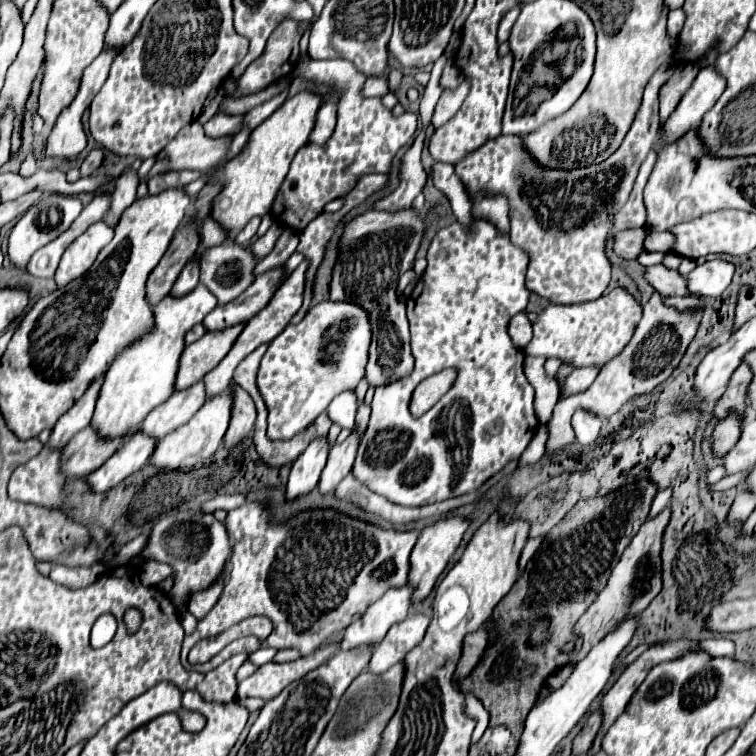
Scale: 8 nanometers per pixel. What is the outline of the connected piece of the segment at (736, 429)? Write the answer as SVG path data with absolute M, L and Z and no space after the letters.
M728 416L726 420L720 420L714 428L714 452L716 456L726 456L732 446L738 442L742 430L742 422L736 416Z

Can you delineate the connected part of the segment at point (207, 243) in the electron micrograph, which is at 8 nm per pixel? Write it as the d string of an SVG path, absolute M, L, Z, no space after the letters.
M208 218L202 224L202 246L210 248L210 246L217 246L225 242L227 235L224 229L217 223Z

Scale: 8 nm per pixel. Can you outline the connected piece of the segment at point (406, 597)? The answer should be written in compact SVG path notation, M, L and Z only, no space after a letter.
M412 584L390 588L390 592L386 592L382 598L370 604L370 608L346 628L340 650L350 650L362 644L380 644L388 628L408 616L412 606L412 594Z

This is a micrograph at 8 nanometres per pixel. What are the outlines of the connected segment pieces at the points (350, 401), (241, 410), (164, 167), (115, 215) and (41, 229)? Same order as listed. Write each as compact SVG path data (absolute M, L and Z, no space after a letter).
M346 390L338 394L332 404L328 406L328 416L332 422L340 424L342 428L352 428L354 426L354 416L358 408L358 398L354 390Z
M234 386L232 392L234 392L234 408L232 408L230 426L224 434L226 448L232 448L238 442L242 442L252 432L254 420L256 420L256 406L254 406L254 400L250 398L250 394L246 390L242 390L240 386Z
M192 122L156 156L156 166L148 172L146 178L140 178L140 182L146 182L150 176L164 174L168 170L190 168L206 172L224 158L222 154L226 154L230 140L232 138L228 136L208 138L202 130L202 124Z
M124 172L122 178L116 182L116 190L112 194L112 204L110 204L112 226L118 224L122 212L136 200L136 188L138 188L138 174L136 172Z
M62 194L42 196L14 226L14 230L10 234L10 240L8 240L8 258L18 268L26 268L26 262L30 260L30 256L38 248L42 248L44 244L54 240L58 234L68 230L70 224L80 216L80 212L82 212L82 202L76 196L62 196Z

